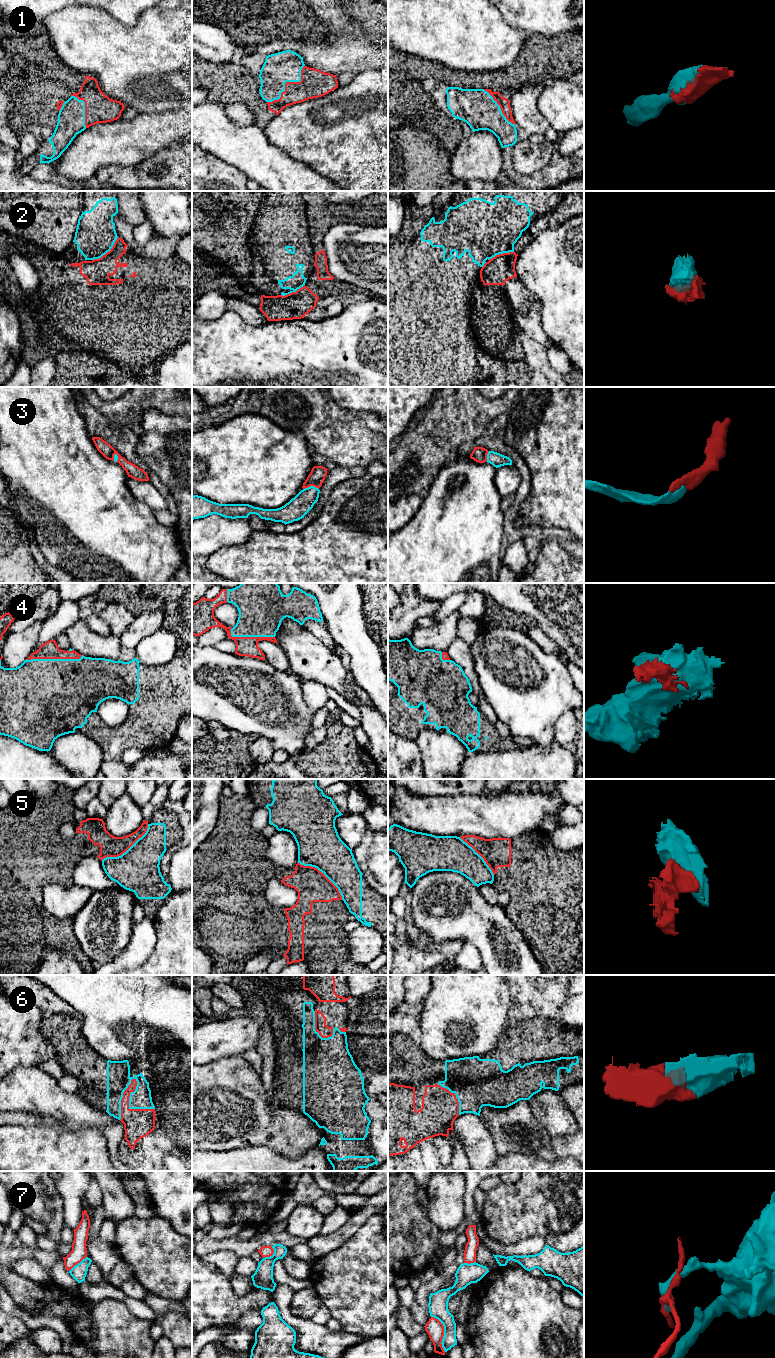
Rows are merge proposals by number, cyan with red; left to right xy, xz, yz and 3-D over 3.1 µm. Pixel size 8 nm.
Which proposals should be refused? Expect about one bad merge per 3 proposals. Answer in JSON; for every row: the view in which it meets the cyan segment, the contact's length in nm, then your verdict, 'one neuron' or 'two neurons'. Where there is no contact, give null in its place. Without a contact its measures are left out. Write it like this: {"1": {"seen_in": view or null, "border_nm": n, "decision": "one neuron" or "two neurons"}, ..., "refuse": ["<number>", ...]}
{"1": {"seen_in": "xz", "border_nm": 420, "decision": "one neuron"}, "2": {"seen_in": "xy", "border_nm": 280, "decision": "two neurons"}, "3": {"seen_in": "xz", "border_nm": 130, "decision": "one neuron"}, "4": {"seen_in": "xy", "border_nm": 460, "decision": "one neuron"}, "5": {"seen_in": "xy", "border_nm": 480, "decision": "two neurons"}, "6": {"seen_in": "xy", "border_nm": 360, "decision": "one neuron"}, "7": {"seen_in": "yz", "border_nm": 300, "decision": "two neurons"}, "refuse": ["2", "5", "7"]}

